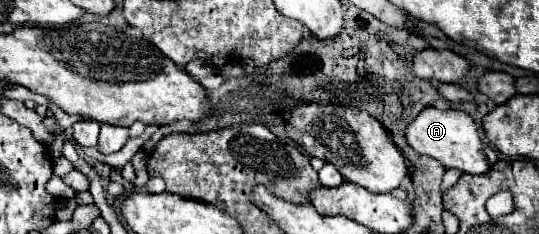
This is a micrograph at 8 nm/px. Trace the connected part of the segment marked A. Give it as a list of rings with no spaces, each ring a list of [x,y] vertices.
[[[427,106],[407,126],[405,140],[417,154],[431,156],[431,158],[439,160],[445,168],[457,168],[467,174],[485,174],[491,168],[483,154],[483,144],[481,144],[475,120],[463,110],[451,110],[451,108],[437,110],[435,106]]]

